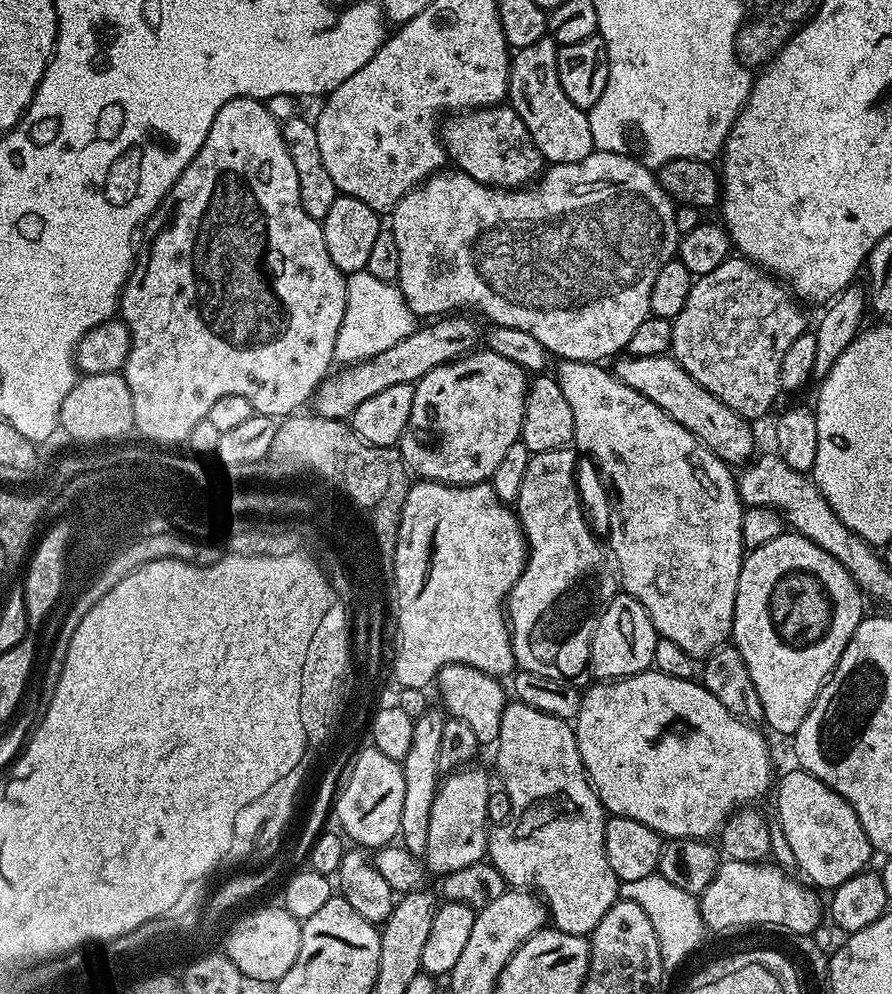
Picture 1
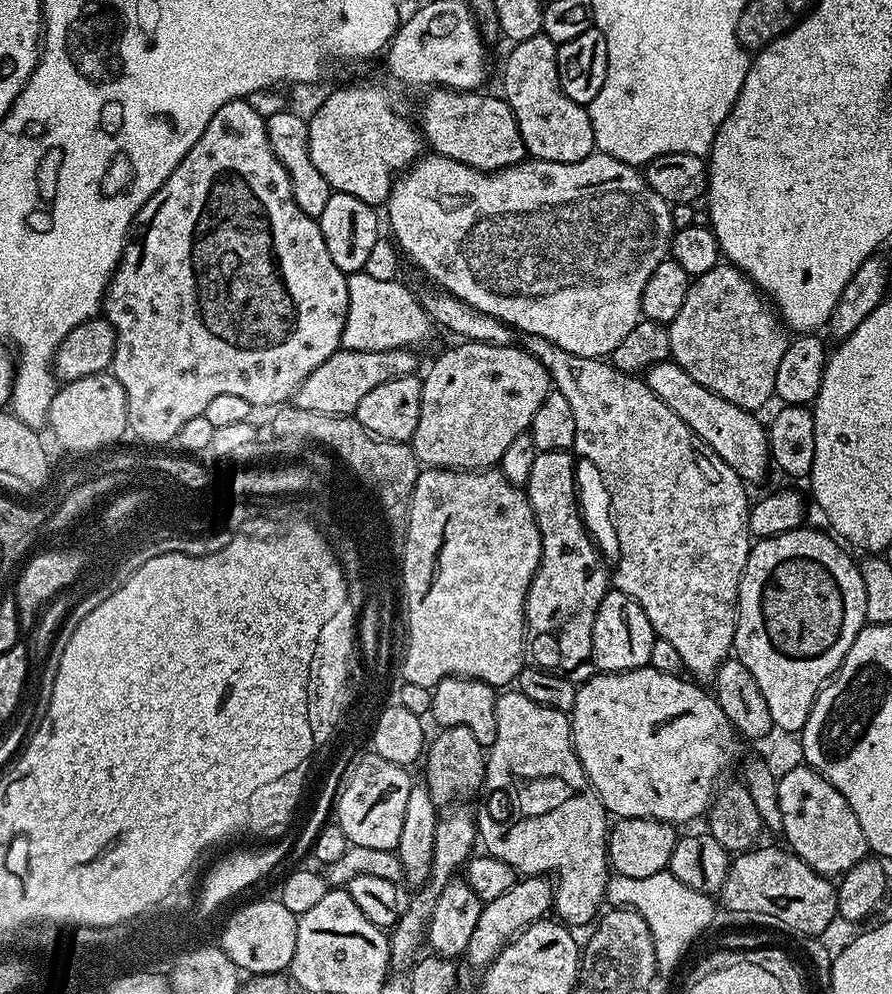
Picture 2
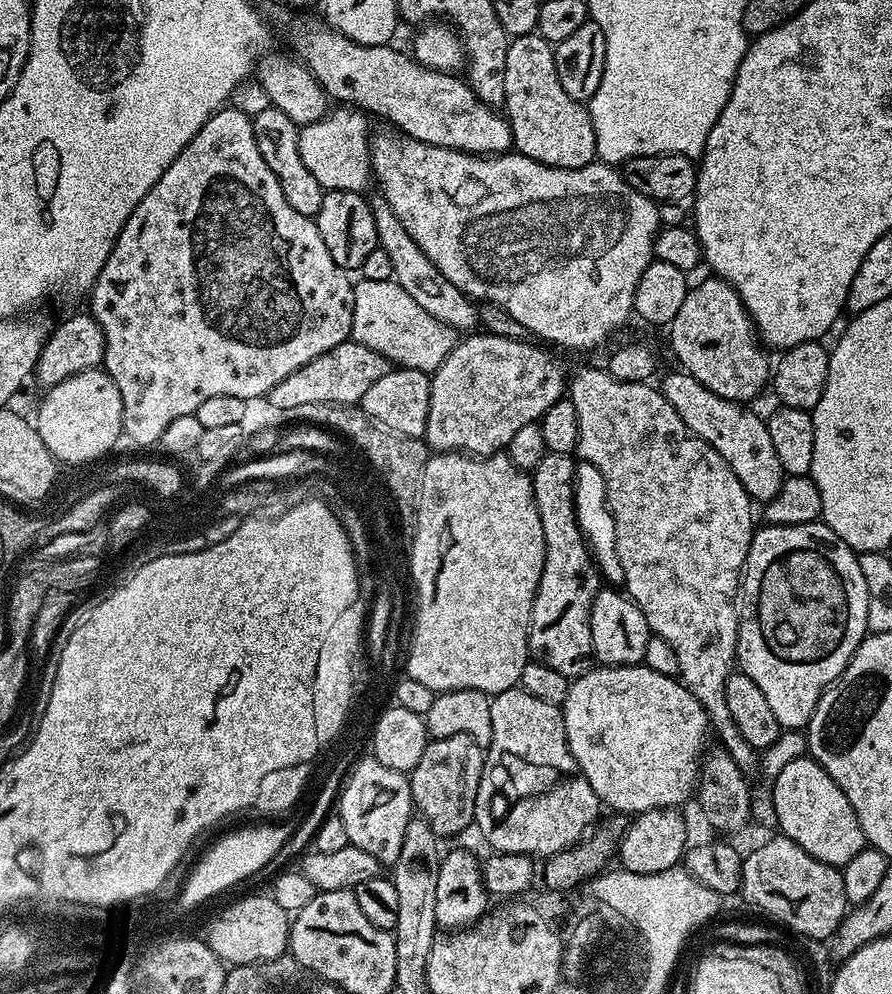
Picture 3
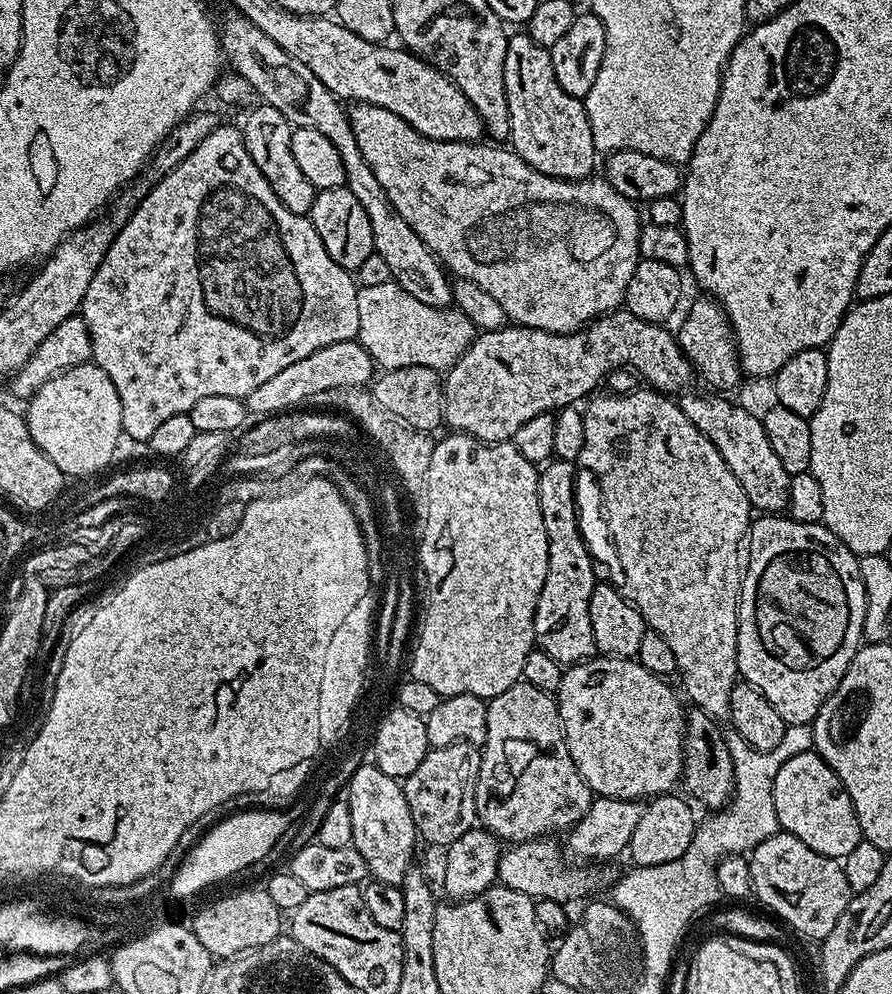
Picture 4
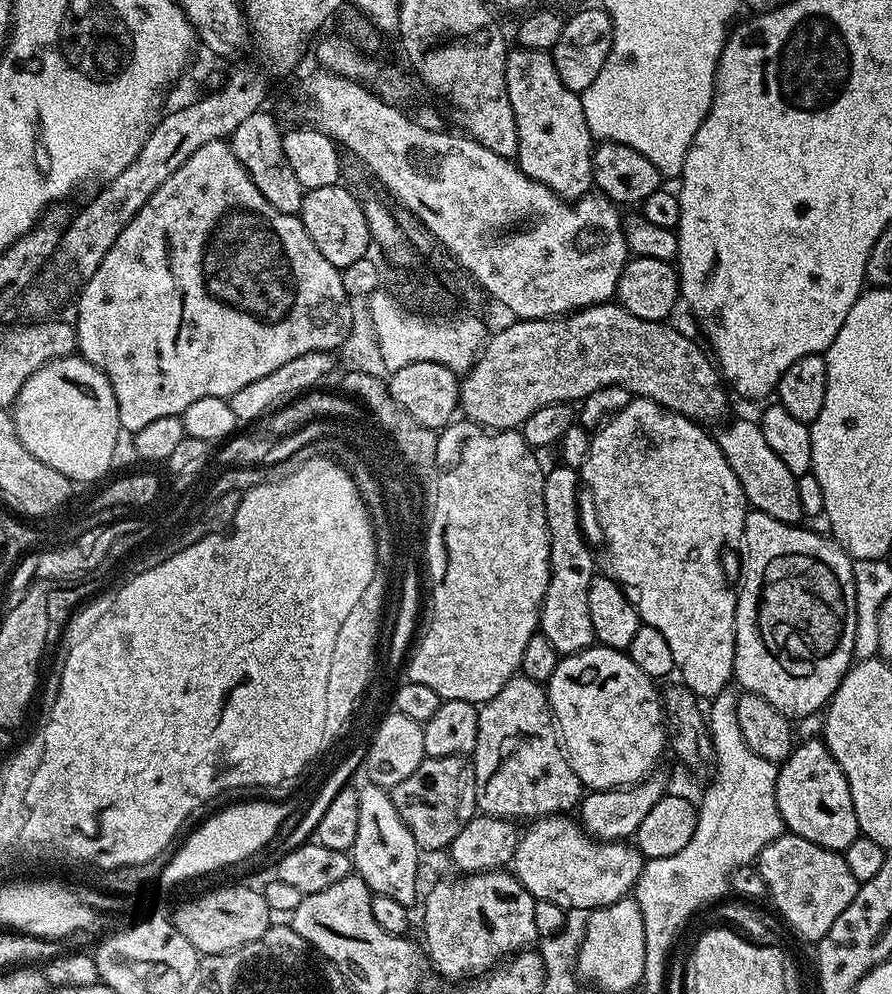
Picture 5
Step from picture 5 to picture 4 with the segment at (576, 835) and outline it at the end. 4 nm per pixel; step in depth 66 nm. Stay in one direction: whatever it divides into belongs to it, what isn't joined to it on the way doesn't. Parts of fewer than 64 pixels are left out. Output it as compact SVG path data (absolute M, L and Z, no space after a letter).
M538 836L534 840L521 840L513 843L512 848L503 853L496 871L499 883L510 890L518 890L522 894L544 900L557 900L557 905L563 906L568 899L588 898L591 892L599 888L607 889L610 879L600 866L576 866L571 868L564 864L565 853L555 844L555 839L548 836Z

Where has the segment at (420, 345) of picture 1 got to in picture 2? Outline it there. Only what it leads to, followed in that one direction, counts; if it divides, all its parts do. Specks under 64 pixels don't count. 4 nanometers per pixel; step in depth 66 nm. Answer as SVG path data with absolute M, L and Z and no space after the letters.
M339 347L318 370L311 372L300 383L294 397L295 407L302 410L314 410L318 414L331 416L350 416L355 413L358 402L382 386L382 382L390 382L394 378L406 378L417 375L416 356L412 348L391 348L390 350L350 350Z

